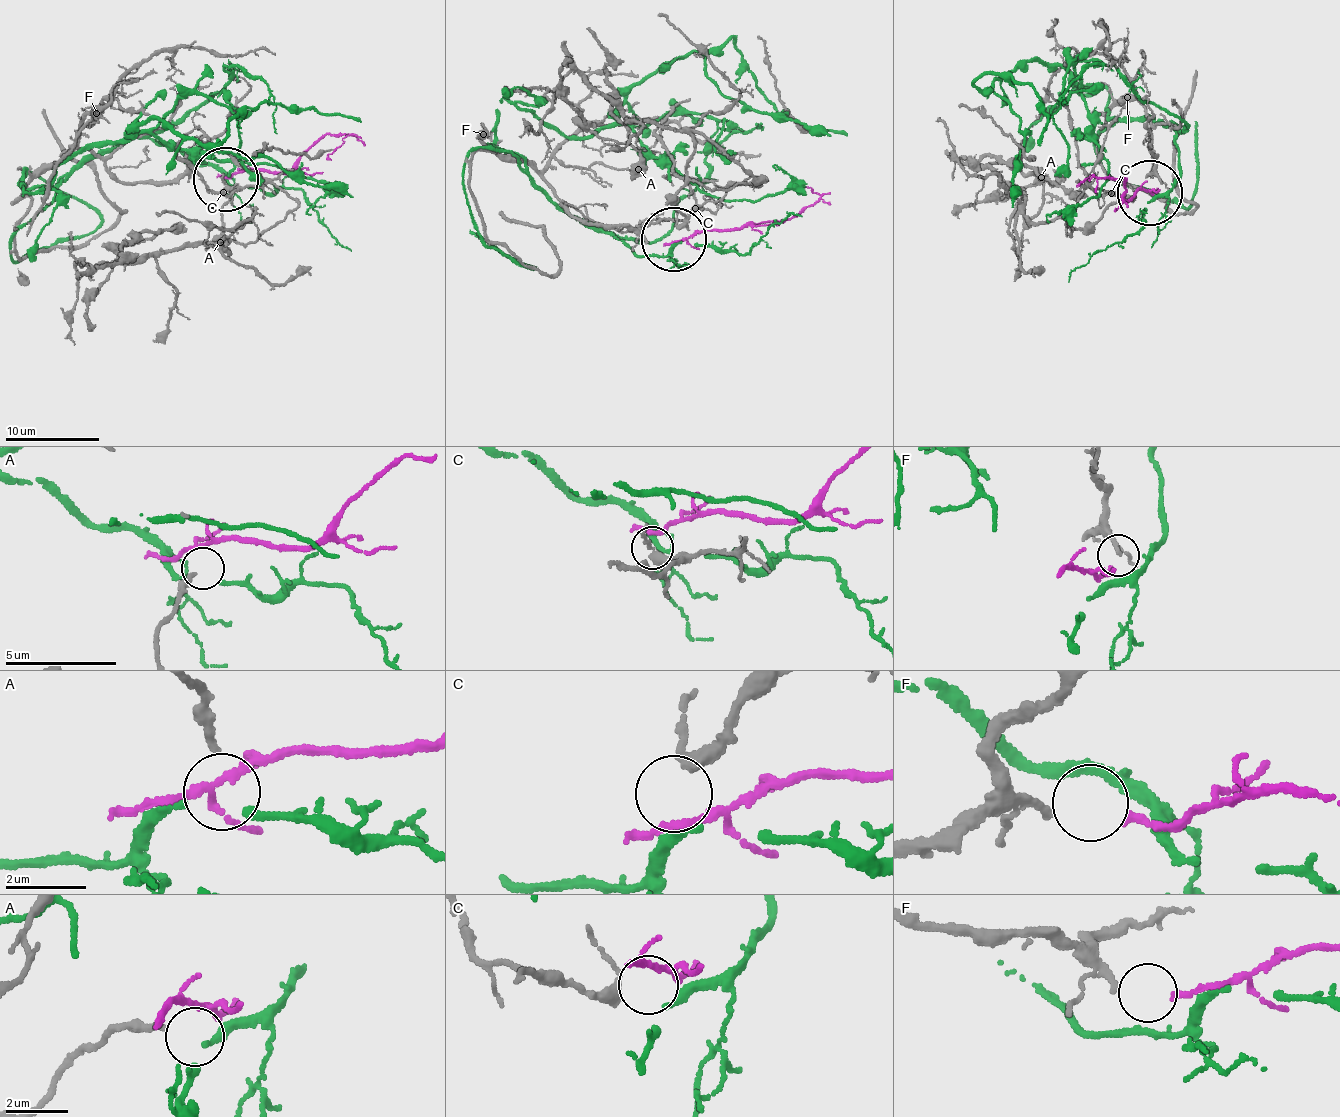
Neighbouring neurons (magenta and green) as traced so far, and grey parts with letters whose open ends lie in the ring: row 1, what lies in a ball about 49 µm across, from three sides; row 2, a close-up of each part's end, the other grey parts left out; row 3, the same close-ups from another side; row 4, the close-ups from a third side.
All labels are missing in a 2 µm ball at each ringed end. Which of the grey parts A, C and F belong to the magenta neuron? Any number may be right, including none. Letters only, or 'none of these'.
F

